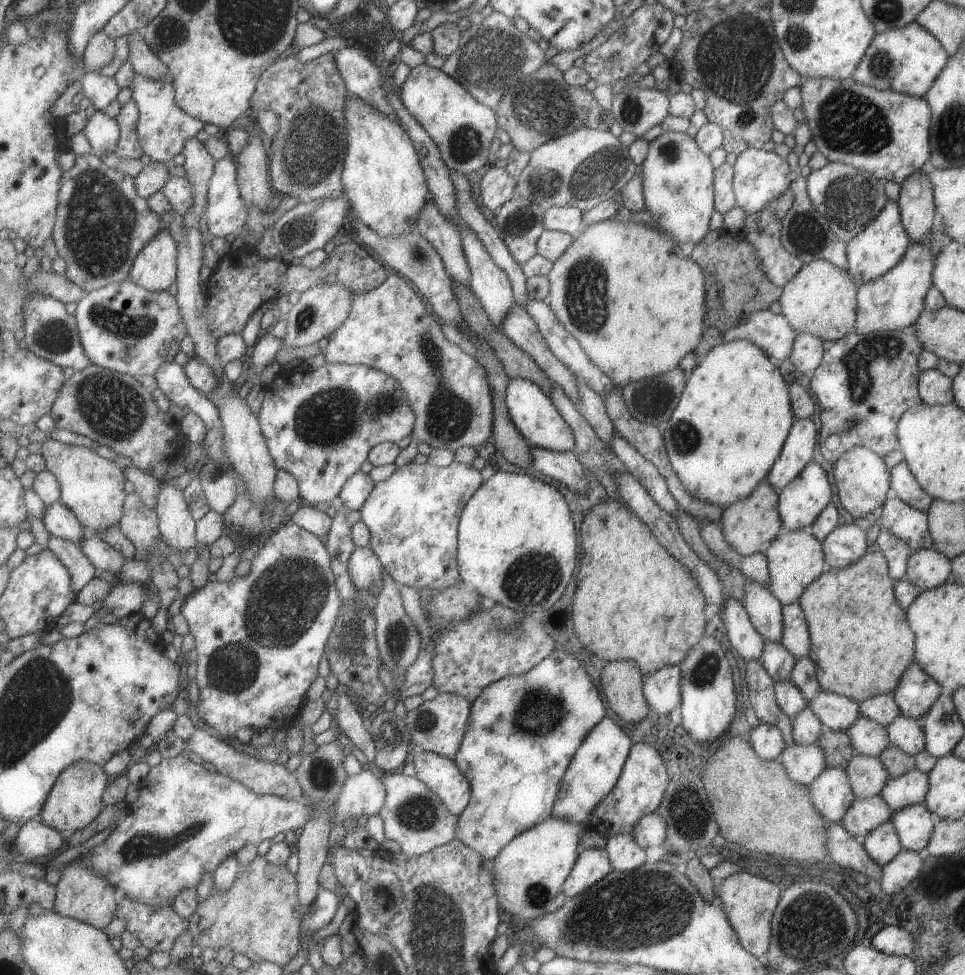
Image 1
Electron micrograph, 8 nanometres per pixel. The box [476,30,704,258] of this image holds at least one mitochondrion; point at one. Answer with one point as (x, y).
(580, 181)

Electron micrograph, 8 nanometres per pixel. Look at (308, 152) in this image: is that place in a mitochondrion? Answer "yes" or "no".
yes

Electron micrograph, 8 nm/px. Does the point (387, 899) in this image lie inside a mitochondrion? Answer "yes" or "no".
yes

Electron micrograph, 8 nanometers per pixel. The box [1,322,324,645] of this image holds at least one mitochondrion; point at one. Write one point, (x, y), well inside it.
(112, 407)

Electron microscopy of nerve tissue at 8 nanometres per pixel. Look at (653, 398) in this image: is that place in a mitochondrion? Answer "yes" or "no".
yes

